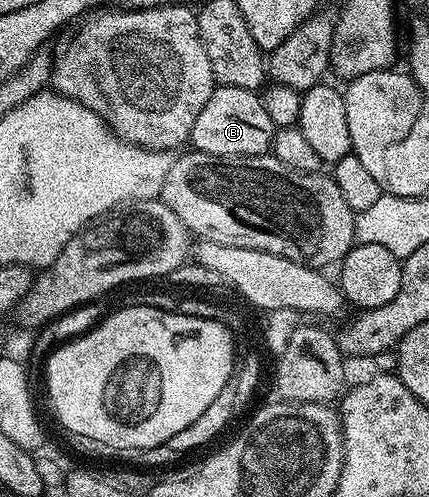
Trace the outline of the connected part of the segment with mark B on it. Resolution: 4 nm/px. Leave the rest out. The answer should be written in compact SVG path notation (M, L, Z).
M217 84L206 99L206 107L194 119L190 145L193 150L219 157L263 157L272 148L273 132L263 96L257 90Z

